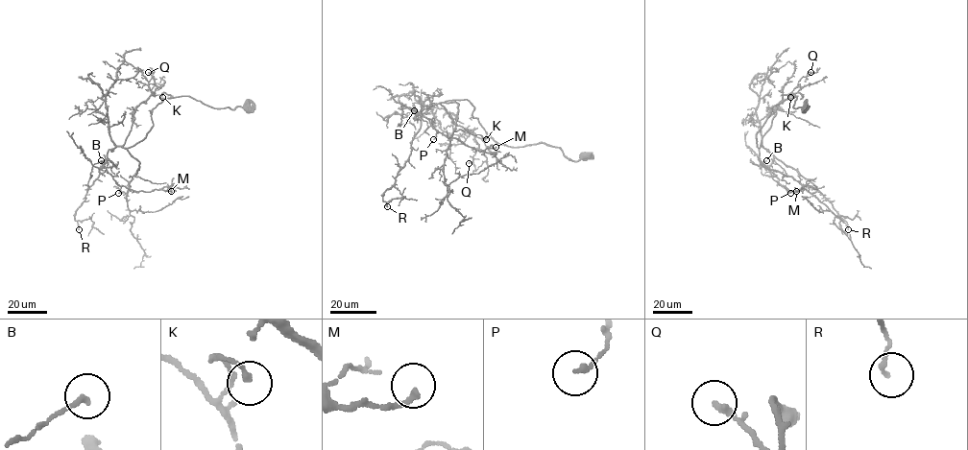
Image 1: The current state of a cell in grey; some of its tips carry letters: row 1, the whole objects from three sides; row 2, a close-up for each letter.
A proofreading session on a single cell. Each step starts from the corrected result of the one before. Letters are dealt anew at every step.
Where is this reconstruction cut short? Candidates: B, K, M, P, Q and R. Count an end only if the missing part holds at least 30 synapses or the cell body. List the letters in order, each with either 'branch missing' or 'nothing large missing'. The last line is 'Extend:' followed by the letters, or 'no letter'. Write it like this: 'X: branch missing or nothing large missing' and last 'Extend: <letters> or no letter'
B: nothing large missing
K: nothing large missing
M: nothing large missing
P: nothing large missing
Q: nothing large missing
R: nothing large missing
Extend: no letter

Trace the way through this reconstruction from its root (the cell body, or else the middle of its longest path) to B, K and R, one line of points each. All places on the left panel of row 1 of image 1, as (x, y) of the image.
B: (247, 107), (166, 98), (153, 109), (153, 126), (143, 139), (110, 149), (102, 168), (93, 165), (101, 160)
K: (247, 107), (168, 97), (153, 109), (147, 135), (124, 148), (135, 108), (152, 94), (162, 97)
R: (247, 107), (164, 99), (143, 139), (108, 152), (76, 211), (79, 229)

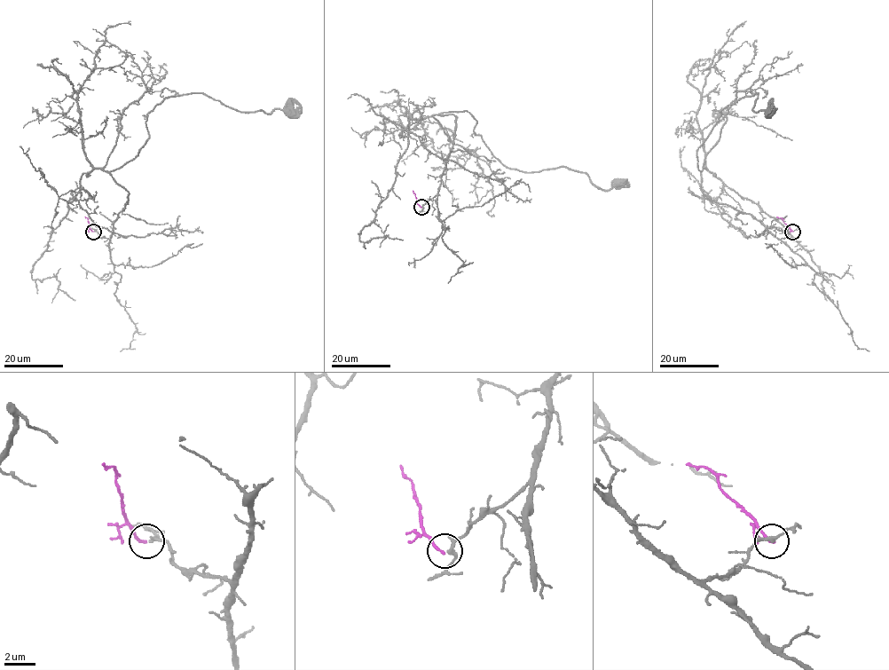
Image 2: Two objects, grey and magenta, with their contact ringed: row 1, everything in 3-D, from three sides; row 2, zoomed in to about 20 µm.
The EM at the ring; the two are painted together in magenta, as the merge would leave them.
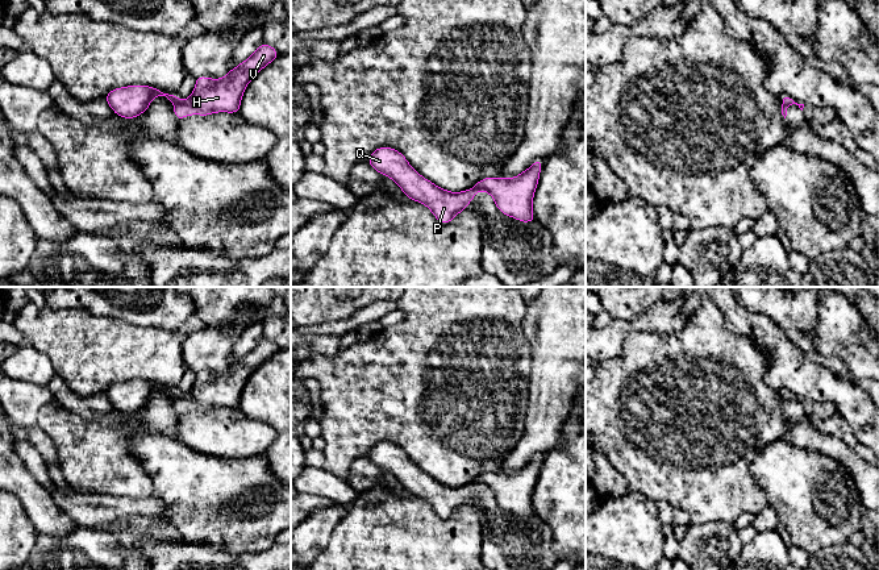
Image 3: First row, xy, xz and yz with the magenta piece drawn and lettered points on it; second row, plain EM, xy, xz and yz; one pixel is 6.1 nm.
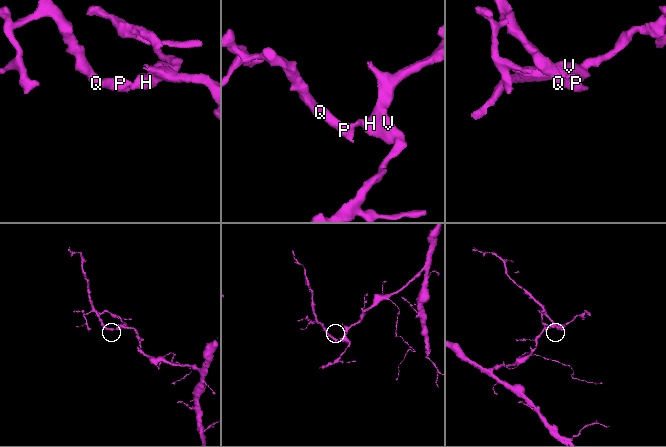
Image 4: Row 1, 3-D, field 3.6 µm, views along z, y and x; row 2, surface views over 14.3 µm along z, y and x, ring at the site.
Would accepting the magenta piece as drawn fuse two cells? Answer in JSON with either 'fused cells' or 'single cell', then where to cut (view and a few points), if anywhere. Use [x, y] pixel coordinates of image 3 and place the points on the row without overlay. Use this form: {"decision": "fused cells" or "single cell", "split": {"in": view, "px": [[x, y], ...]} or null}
{"decision": "fused cells", "split": {"in": "xy", "px": [[180, 395], [175, 399]]}}

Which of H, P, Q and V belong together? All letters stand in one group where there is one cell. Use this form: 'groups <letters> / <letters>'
groups H V / P Q

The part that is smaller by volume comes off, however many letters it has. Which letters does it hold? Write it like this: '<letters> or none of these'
P, Q

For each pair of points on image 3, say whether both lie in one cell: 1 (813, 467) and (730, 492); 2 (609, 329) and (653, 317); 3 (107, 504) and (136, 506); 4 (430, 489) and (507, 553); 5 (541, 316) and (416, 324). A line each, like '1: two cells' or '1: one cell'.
1: two cells
2: one cell
3: one cell
4: one cell
5: two cells

